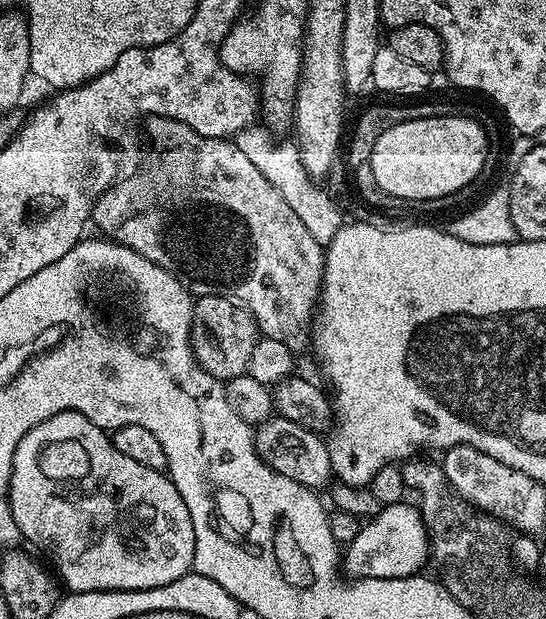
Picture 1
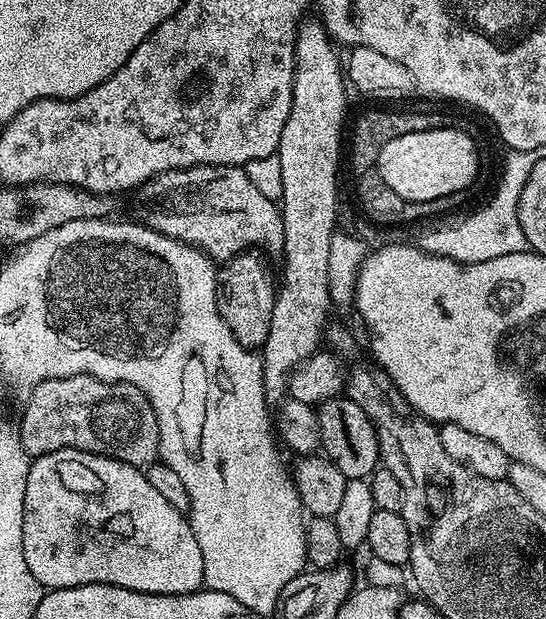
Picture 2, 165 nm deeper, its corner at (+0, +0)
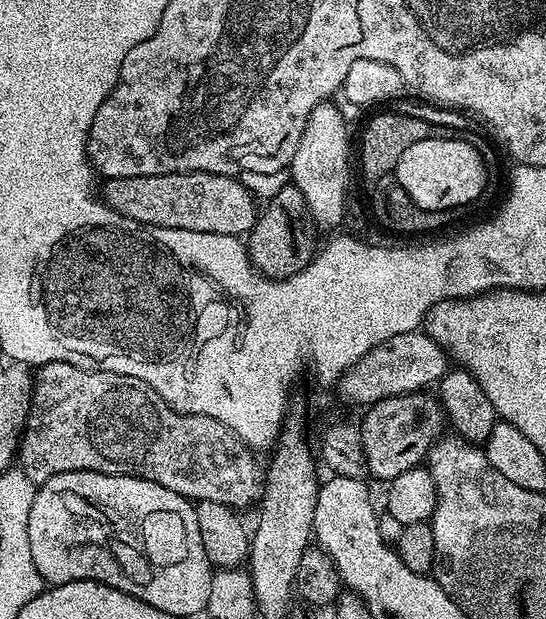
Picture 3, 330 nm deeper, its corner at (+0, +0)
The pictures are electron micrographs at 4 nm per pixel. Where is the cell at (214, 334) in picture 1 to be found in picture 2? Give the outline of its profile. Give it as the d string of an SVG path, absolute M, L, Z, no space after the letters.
M255 251L239 252L219 269L220 313L242 347L249 350L263 349L266 334L270 334L270 318L274 314L277 291L277 285L272 285L272 276L263 258Z

